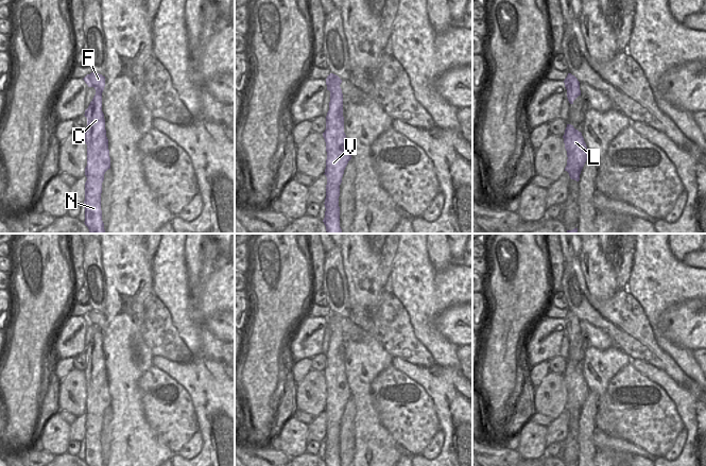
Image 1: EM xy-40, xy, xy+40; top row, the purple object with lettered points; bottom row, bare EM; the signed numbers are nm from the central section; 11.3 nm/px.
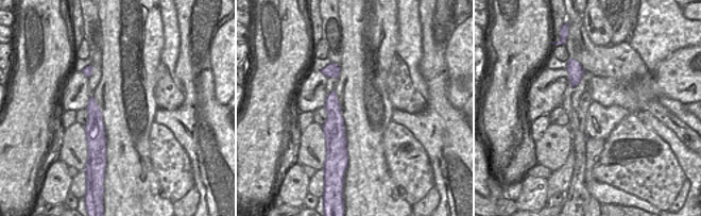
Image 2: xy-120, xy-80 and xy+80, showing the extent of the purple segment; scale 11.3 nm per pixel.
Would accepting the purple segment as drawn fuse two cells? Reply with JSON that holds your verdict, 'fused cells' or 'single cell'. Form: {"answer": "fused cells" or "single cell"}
{"answer": "single cell"}

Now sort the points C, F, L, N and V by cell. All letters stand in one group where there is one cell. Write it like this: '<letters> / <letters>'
C F L N V

